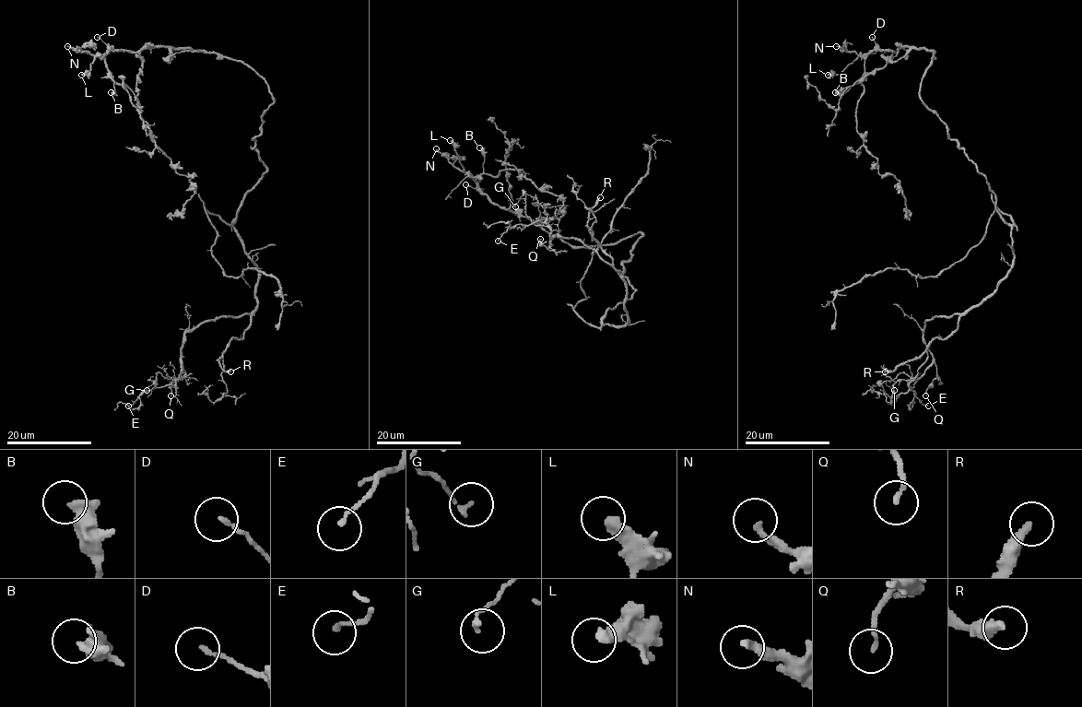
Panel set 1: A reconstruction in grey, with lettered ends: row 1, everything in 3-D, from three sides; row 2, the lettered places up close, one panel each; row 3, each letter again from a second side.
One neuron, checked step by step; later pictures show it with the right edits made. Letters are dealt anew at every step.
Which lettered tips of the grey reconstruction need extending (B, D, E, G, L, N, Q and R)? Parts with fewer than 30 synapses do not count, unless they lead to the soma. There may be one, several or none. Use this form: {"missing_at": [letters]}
{"missing_at": ["N", "R"]}

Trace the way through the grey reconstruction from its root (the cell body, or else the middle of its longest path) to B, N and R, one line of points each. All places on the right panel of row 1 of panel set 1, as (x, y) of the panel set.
B: (946, 125), (919, 95), (933, 58), (926, 49), (872, 51), (864, 76), (844, 93), (835, 92)
N: (946, 125), (919, 95), (932, 51), (901, 46), (863, 56), (836, 46)
R: (946, 125), (994, 194), (1010, 228), (1014, 262), (954, 331), (885, 371)

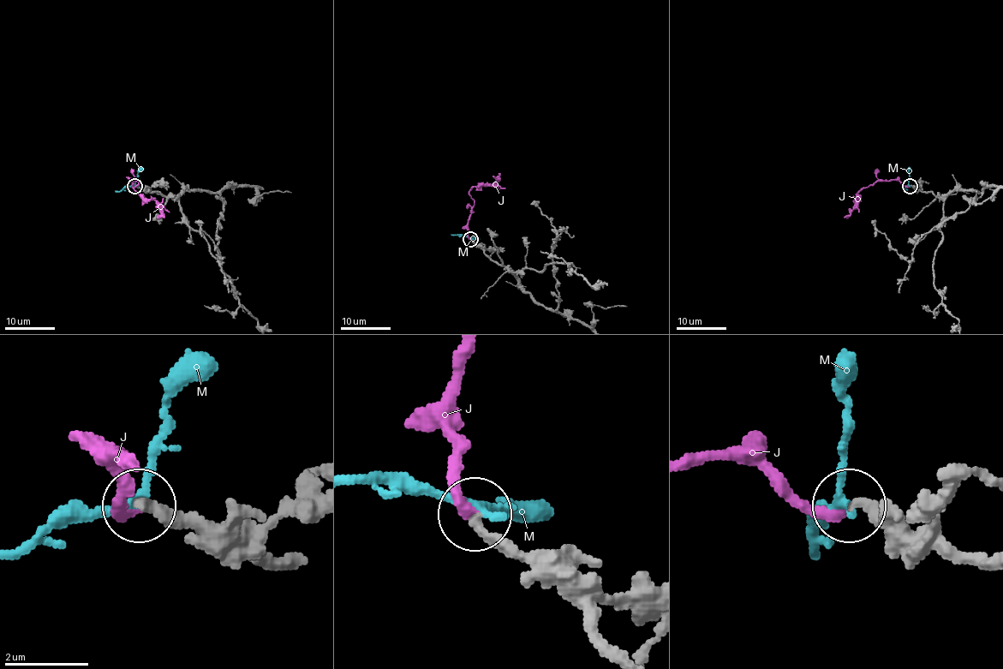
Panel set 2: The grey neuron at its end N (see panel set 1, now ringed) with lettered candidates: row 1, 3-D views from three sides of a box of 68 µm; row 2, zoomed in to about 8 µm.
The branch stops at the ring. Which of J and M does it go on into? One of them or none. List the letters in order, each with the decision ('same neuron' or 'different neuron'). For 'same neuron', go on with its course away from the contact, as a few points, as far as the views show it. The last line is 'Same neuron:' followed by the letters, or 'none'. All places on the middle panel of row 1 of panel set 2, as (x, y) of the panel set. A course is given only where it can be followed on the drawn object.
J: same neuron; it runs (469, 240), (468, 218), (474, 203), (469, 190), (474, 187), (490, 186), (500, 173)
M: different neuron
Same neuron: J

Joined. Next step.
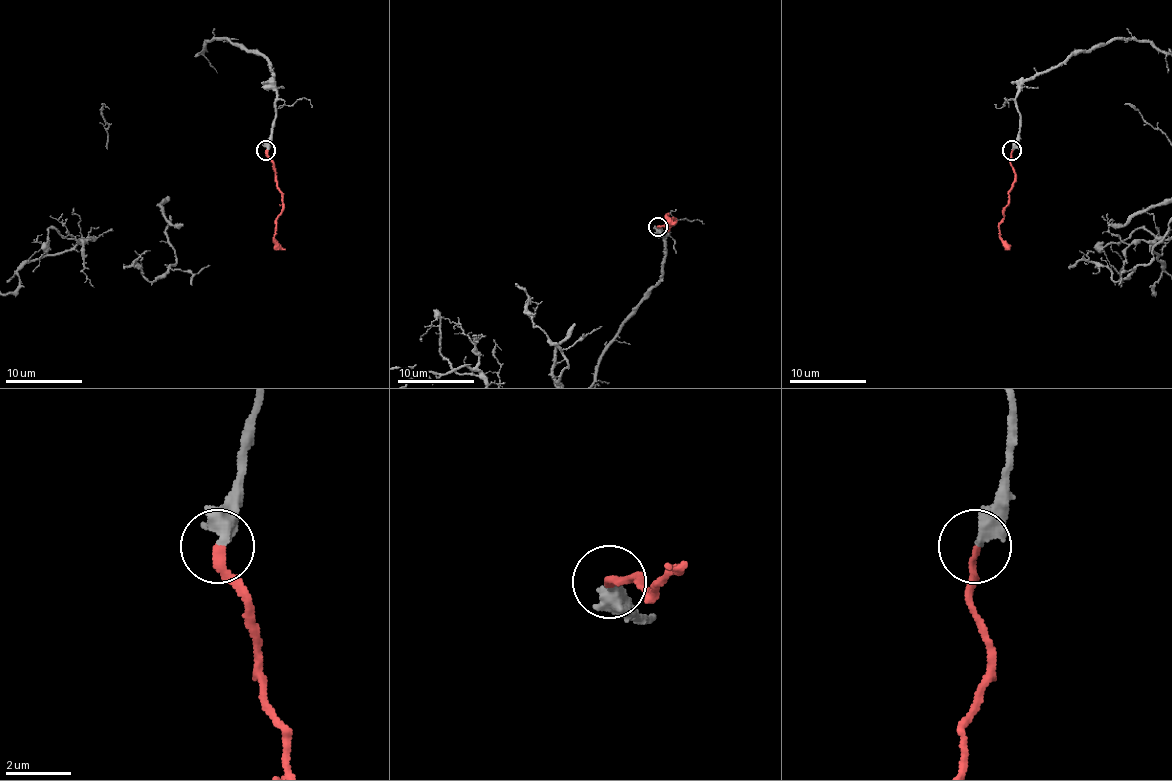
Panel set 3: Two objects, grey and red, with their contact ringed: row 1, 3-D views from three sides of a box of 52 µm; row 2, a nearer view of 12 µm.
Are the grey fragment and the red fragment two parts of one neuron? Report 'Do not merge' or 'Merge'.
Merge

